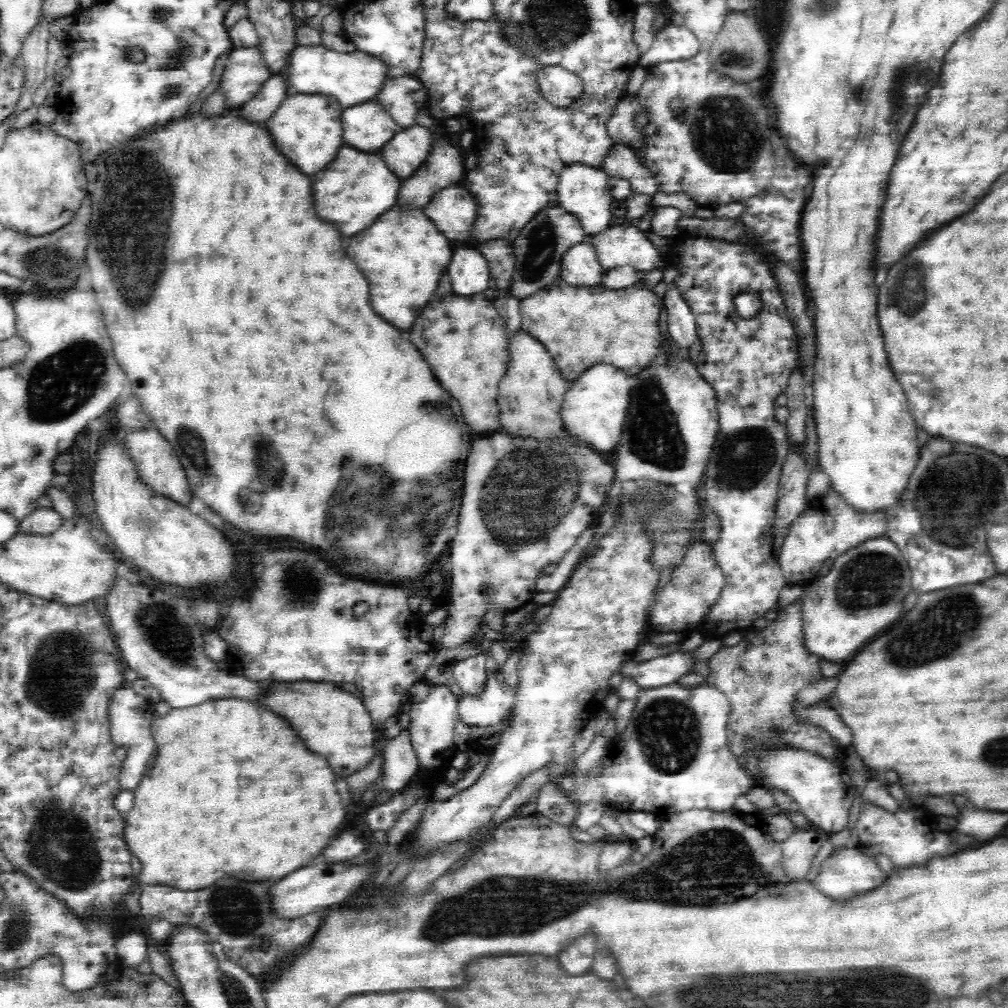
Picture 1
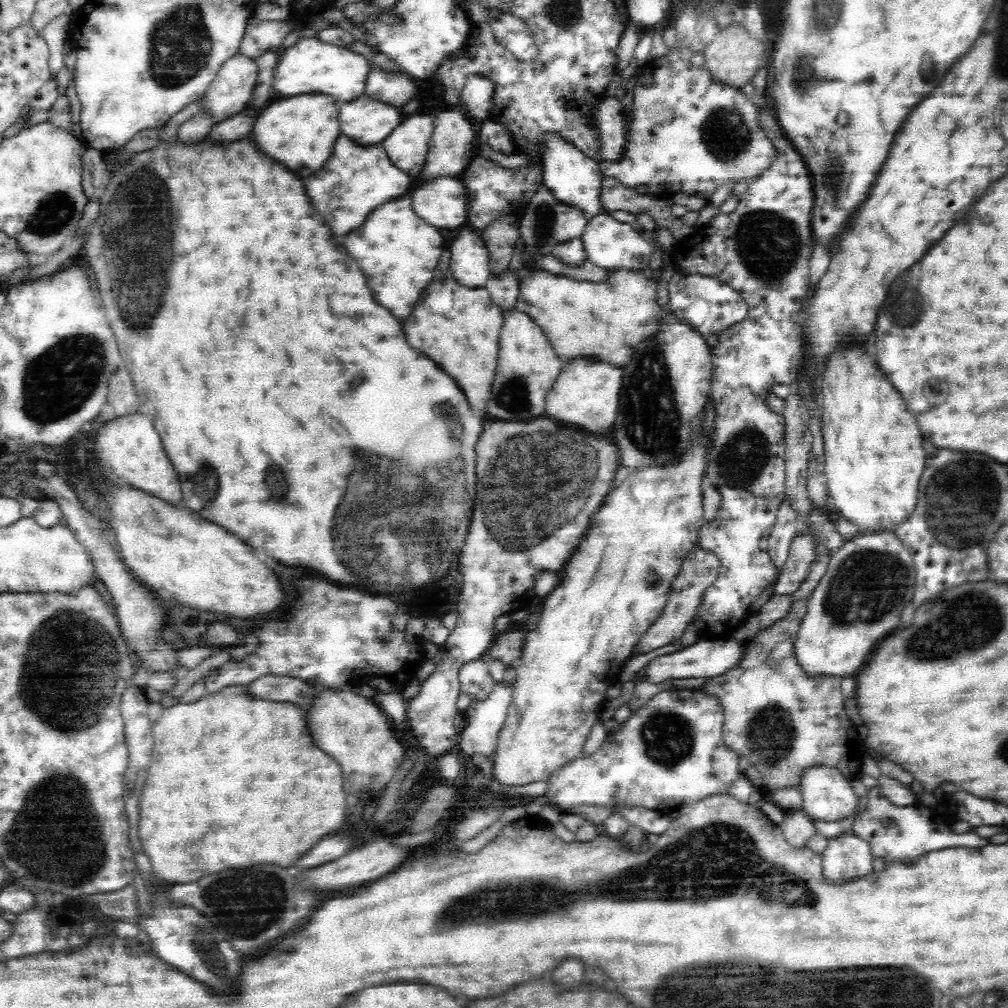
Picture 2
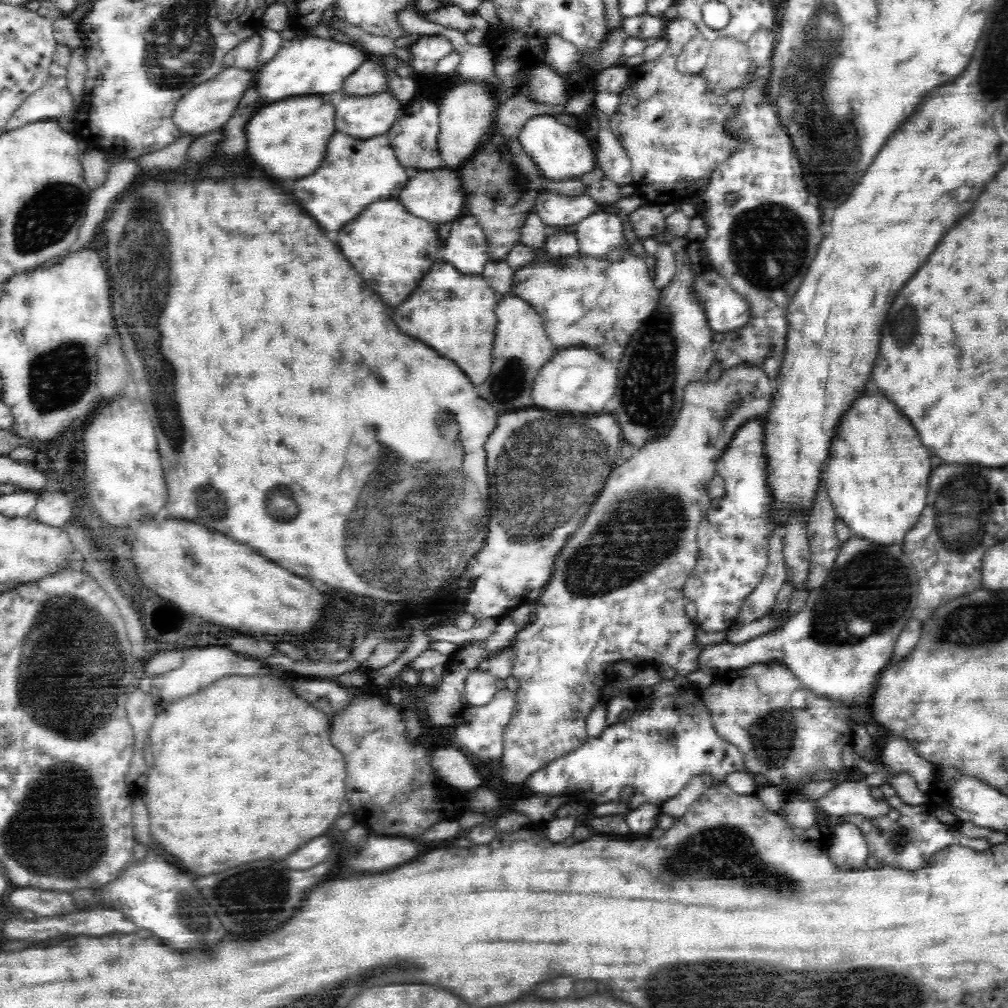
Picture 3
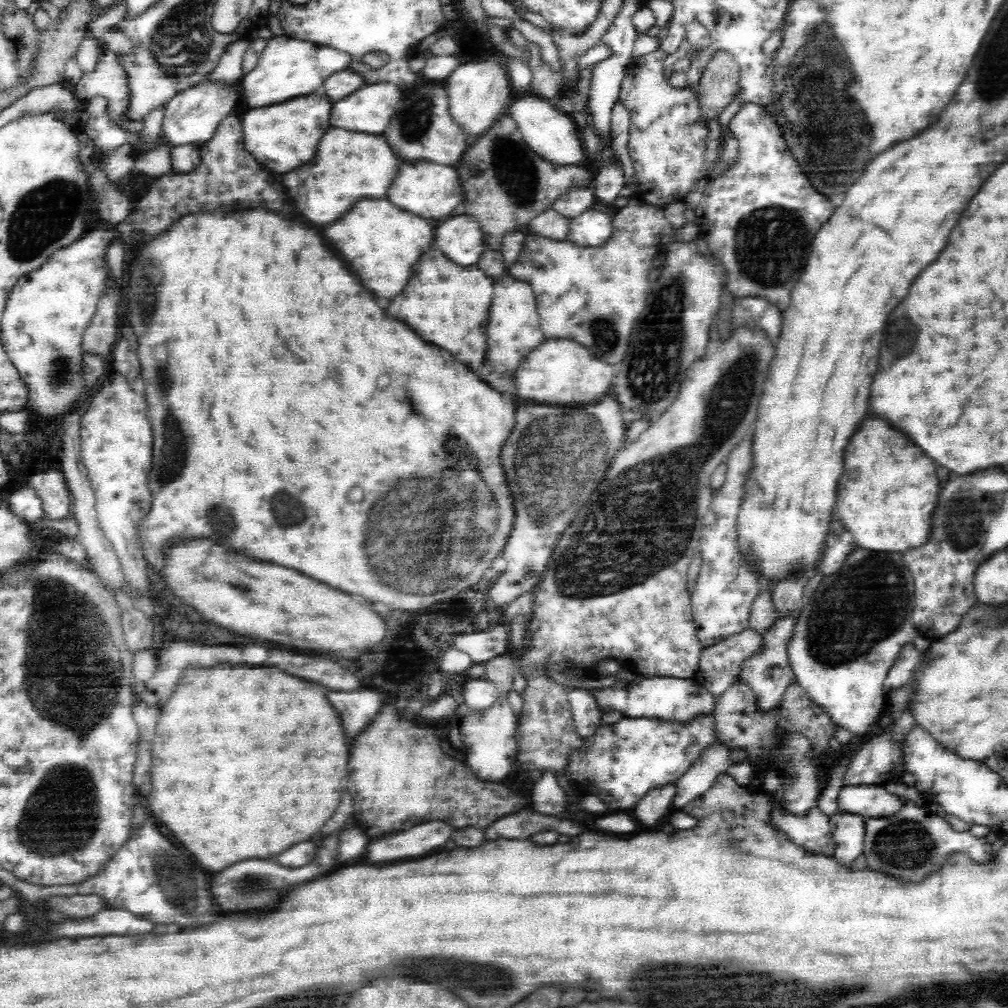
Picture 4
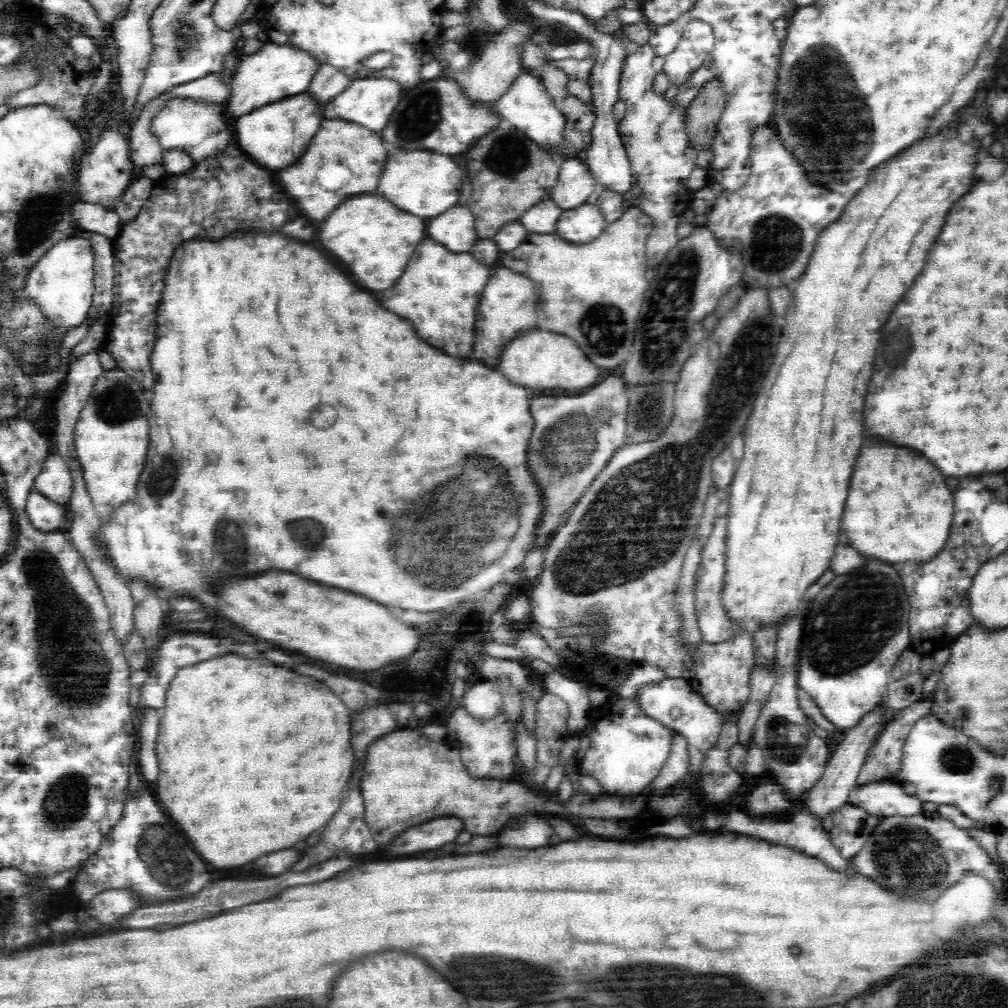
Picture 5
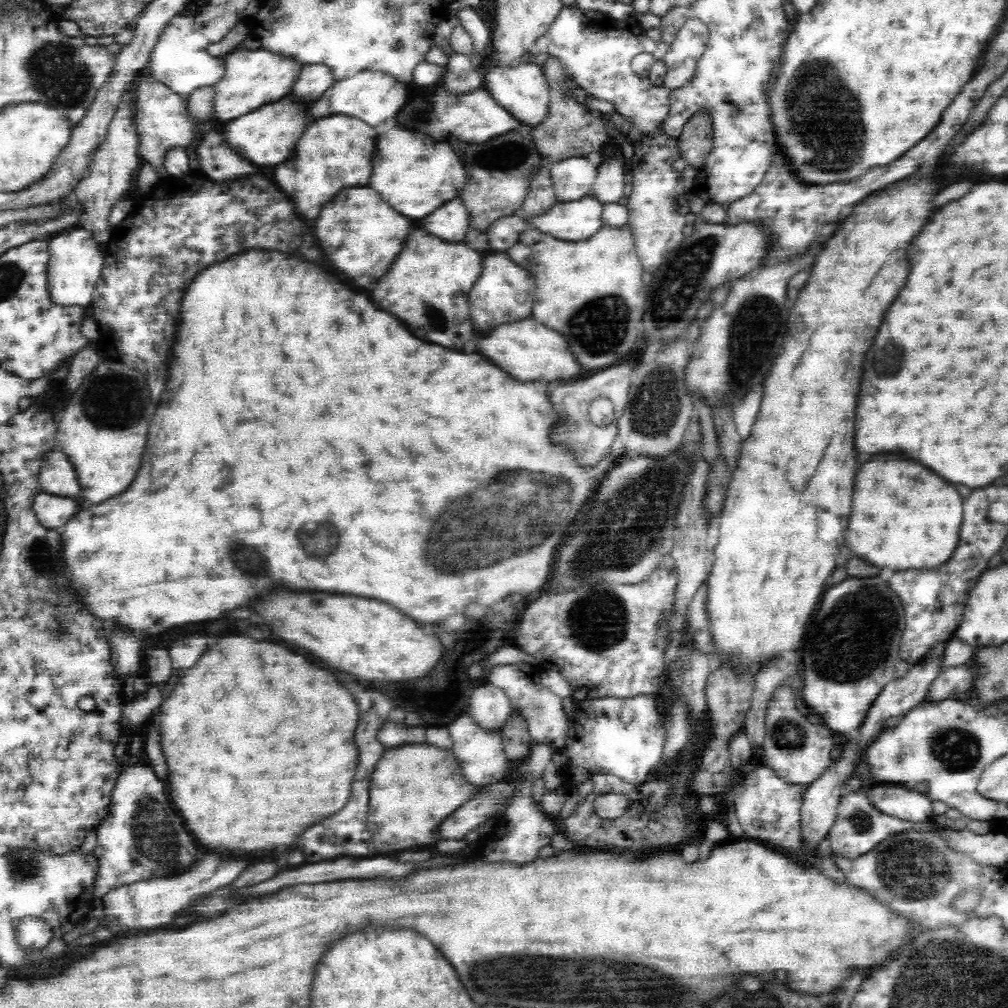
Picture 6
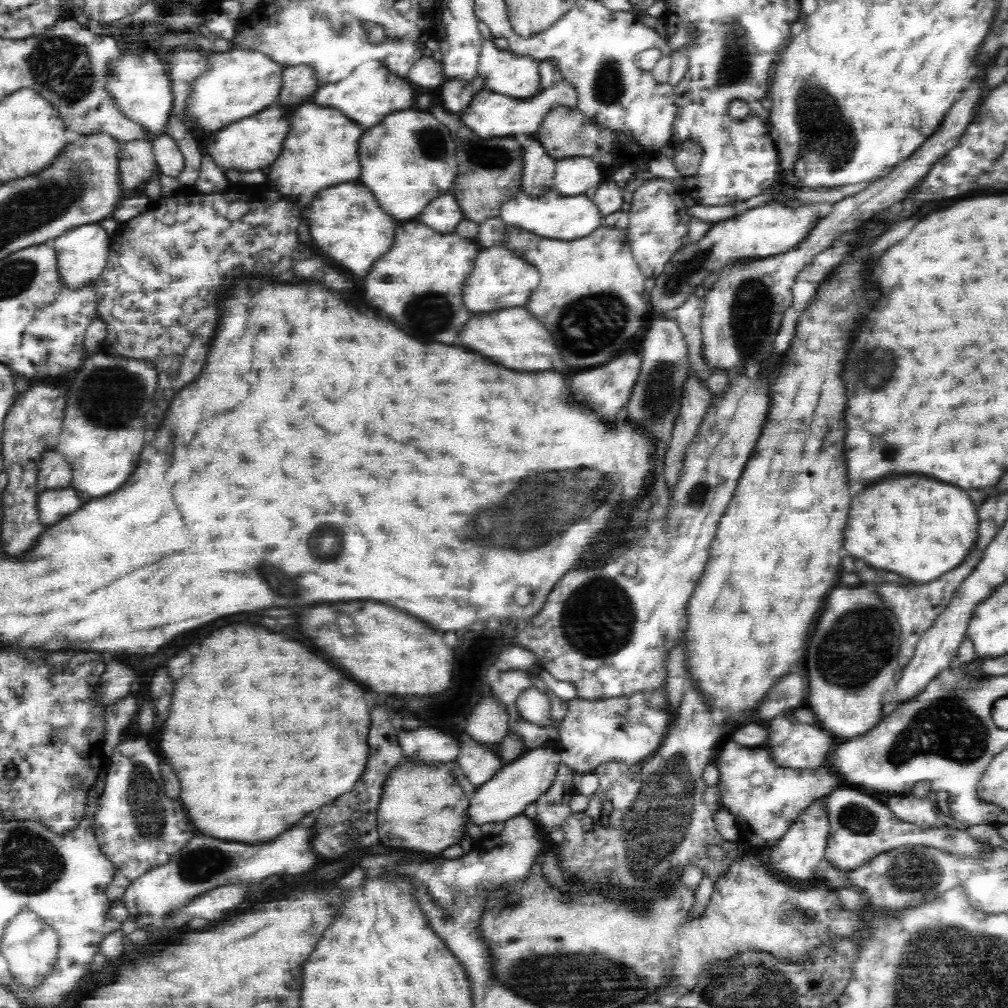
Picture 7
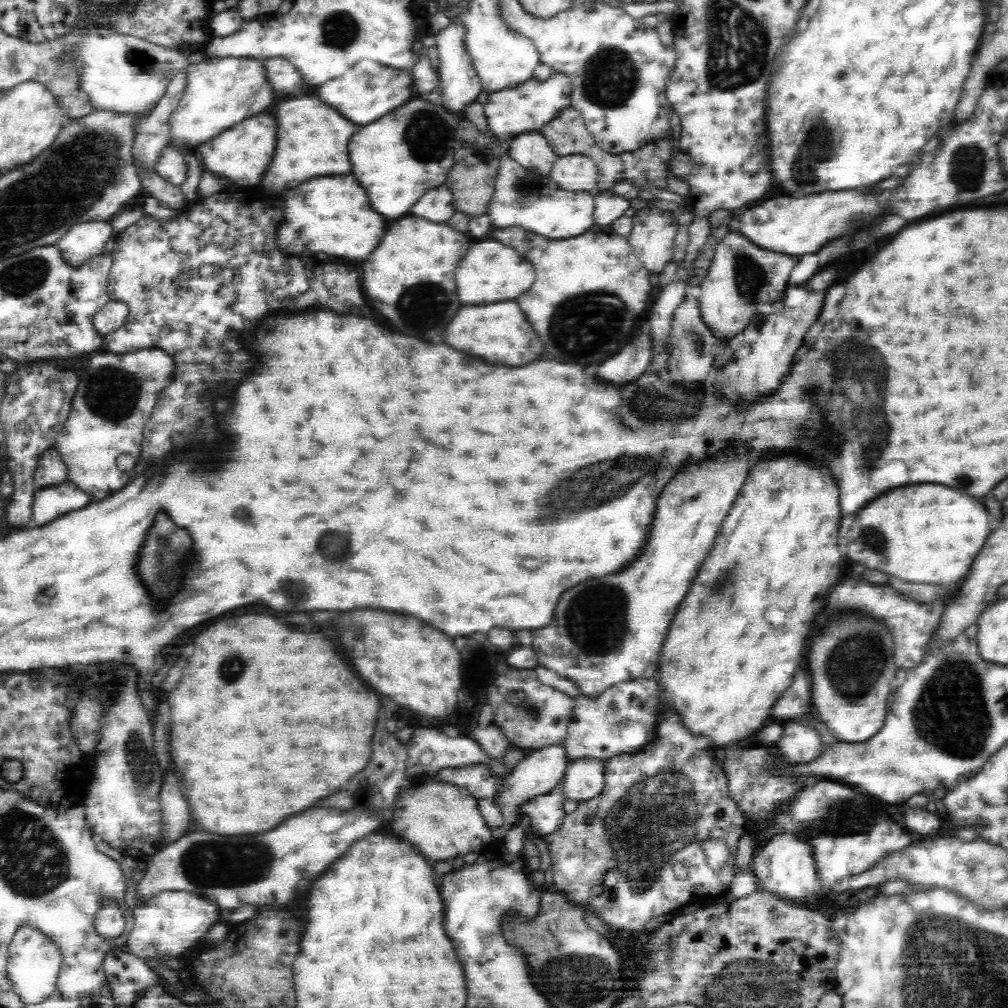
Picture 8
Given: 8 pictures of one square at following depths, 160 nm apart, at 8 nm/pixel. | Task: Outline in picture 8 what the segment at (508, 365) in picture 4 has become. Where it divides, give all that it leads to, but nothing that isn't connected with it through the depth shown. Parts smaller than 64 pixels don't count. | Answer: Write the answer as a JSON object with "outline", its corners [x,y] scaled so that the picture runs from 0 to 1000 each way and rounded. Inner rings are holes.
{"outline":[[[486,235],[468,238],[470,242],[456,256],[450,276],[454,286],[454,296],[458,302],[488,302],[496,298],[510,298],[522,290],[530,278],[530,266],[514,252],[513,248],[500,244]]]}

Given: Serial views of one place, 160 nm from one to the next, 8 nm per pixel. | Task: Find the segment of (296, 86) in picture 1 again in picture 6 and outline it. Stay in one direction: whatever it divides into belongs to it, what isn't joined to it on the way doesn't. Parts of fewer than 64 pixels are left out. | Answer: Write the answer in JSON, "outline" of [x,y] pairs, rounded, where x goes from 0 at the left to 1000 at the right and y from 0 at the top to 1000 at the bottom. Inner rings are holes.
{"outline":[[[240,45],[219,58],[223,67],[222,75],[209,85],[211,96],[207,115],[212,122],[215,119],[224,121],[224,119],[238,117],[246,111],[256,109],[258,105],[280,99],[287,93],[291,79],[299,65],[283,56],[260,49],[246,50]]]}

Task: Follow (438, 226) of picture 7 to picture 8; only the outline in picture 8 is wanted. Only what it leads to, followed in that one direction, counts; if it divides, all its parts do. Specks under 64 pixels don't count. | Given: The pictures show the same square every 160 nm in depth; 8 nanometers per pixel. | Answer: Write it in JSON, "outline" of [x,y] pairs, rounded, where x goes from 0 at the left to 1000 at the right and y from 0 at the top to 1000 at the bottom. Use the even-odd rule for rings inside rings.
{"outline":[[[440,183],[425,188],[409,202],[409,212],[435,221],[442,221],[450,209],[448,192]]]}

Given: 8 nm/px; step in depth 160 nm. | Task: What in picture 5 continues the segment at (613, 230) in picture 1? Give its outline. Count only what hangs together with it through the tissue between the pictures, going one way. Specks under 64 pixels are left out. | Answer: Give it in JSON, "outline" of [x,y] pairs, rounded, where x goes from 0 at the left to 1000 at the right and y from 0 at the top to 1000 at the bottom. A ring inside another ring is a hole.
{"outline":[[[581,200],[558,209],[551,222],[551,231],[569,242],[583,242],[591,238],[603,223],[596,208]]]}

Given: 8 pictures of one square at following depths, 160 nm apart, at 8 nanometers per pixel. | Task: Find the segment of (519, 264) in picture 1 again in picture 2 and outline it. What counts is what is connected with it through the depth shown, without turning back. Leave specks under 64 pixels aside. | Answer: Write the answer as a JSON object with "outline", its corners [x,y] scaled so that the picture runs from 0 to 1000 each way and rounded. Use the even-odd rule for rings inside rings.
{"outline":[[[536,184],[532,187],[531,193],[527,196],[525,203],[521,206],[520,210],[516,213],[516,224],[515,231],[519,242],[519,268],[520,273],[514,275],[514,282],[518,276],[520,276],[522,271],[530,271],[532,269],[540,269],[531,262],[531,260],[536,255],[541,255],[548,253],[548,248],[551,244],[555,242],[563,240],[564,238],[575,237],[576,232],[579,230],[580,224],[582,222],[581,215],[579,215],[579,210],[575,209],[573,205],[567,205],[567,203],[561,203],[552,198],[552,195],[542,187],[540,184]]]}

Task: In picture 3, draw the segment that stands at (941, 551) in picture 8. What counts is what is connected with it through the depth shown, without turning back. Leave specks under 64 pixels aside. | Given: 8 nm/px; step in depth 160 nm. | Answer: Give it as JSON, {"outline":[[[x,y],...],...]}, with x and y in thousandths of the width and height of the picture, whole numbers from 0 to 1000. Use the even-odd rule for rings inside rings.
{"outline":[[[863,381],[855,385],[857,393],[853,387],[852,393],[845,397],[845,409],[837,407],[837,417],[835,413],[831,417],[833,433],[829,433],[829,440],[825,440],[825,456],[821,456],[821,464],[818,460],[816,476],[819,477],[820,489],[830,512],[841,520],[844,530],[881,542],[893,540],[899,526],[911,518],[911,510],[915,508],[919,496],[919,482],[925,460],[923,450],[913,440],[905,421],[901,421],[901,417],[897,417],[897,413],[893,413],[889,405],[881,401],[881,397],[873,397],[875,389],[872,386],[861,383]]]}

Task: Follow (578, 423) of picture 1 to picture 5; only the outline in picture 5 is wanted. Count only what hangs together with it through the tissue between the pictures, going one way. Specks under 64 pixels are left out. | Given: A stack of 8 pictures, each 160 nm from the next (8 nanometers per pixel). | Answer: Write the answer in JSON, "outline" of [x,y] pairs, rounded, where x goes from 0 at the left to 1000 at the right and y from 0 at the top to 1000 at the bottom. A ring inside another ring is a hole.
{"outline":[[[535,325],[508,336],[495,356],[494,367],[500,373],[504,373],[508,381],[526,386],[528,389],[540,389],[540,387],[575,389],[577,386],[587,385],[599,371],[599,367],[591,365],[591,361],[585,359],[567,335],[550,329],[540,329]]]}

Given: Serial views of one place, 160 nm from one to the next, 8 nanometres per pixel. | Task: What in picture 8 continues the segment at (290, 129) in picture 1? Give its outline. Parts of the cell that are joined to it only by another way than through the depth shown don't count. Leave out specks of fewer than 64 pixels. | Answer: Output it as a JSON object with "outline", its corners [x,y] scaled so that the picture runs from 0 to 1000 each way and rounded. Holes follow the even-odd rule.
{"outline":[[[254,113],[194,146],[192,153],[198,158],[202,169],[221,175],[227,181],[234,181],[238,185],[254,185],[260,179],[272,155],[272,141],[274,127],[270,117],[264,113]]]}

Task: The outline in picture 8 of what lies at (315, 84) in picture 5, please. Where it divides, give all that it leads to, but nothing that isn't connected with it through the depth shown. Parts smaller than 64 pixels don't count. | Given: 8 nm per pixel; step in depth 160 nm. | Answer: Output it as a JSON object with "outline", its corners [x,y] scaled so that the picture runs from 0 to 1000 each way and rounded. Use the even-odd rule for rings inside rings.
{"outline":[[[270,57],[259,61],[272,93],[286,95],[286,91],[298,91],[298,87],[302,87],[302,83],[298,83],[298,72],[287,60],[282,57]]]}

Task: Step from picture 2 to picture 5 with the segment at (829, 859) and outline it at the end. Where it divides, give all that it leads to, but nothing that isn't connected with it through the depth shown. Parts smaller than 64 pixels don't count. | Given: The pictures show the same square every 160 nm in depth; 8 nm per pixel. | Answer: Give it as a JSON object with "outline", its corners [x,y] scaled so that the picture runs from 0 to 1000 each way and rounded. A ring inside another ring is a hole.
{"outline":[[[837,798],[825,810],[826,820],[821,824],[825,838],[839,854],[855,843],[873,812],[864,810],[849,799]]]}

